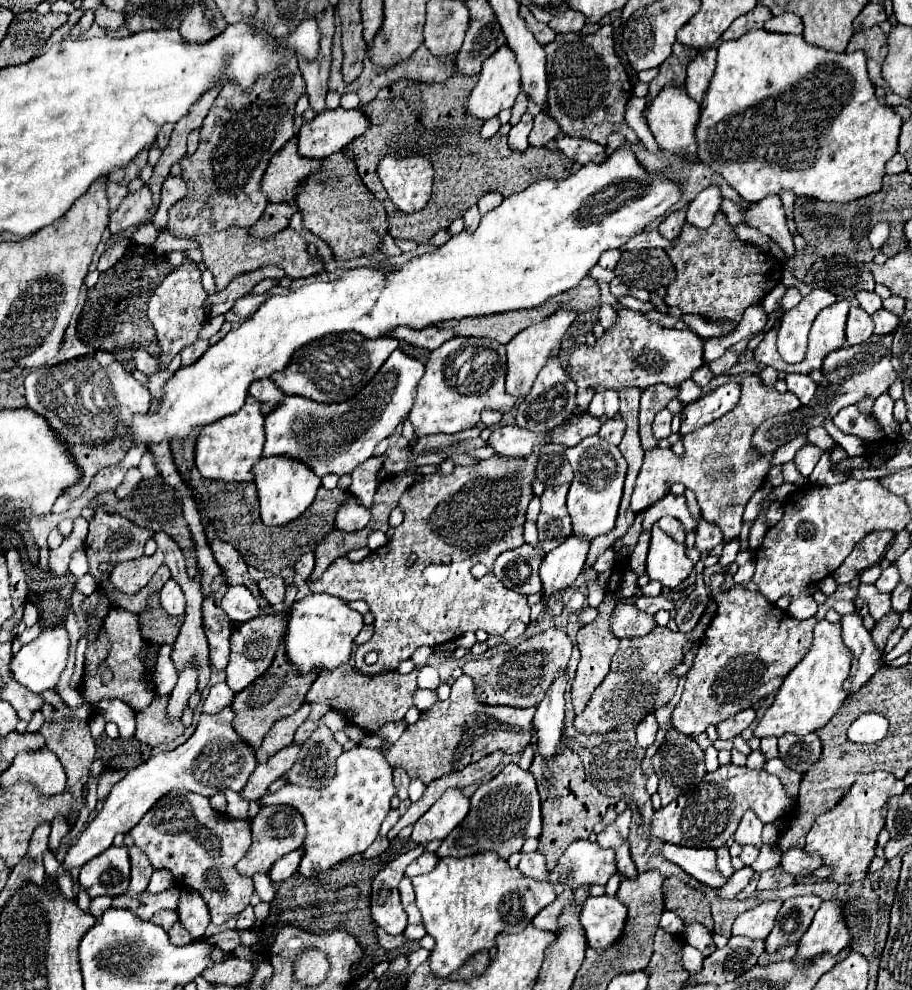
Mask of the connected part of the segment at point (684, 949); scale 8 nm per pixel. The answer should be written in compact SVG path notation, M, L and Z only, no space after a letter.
M683 940L683 944L681 944L681 950L677 952L679 956L681 956L681 964L683 964L683 968L687 970L687 972L699 972L701 970L701 962L703 962L703 954L697 950L697 948L693 948L691 944L687 944L685 940Z

